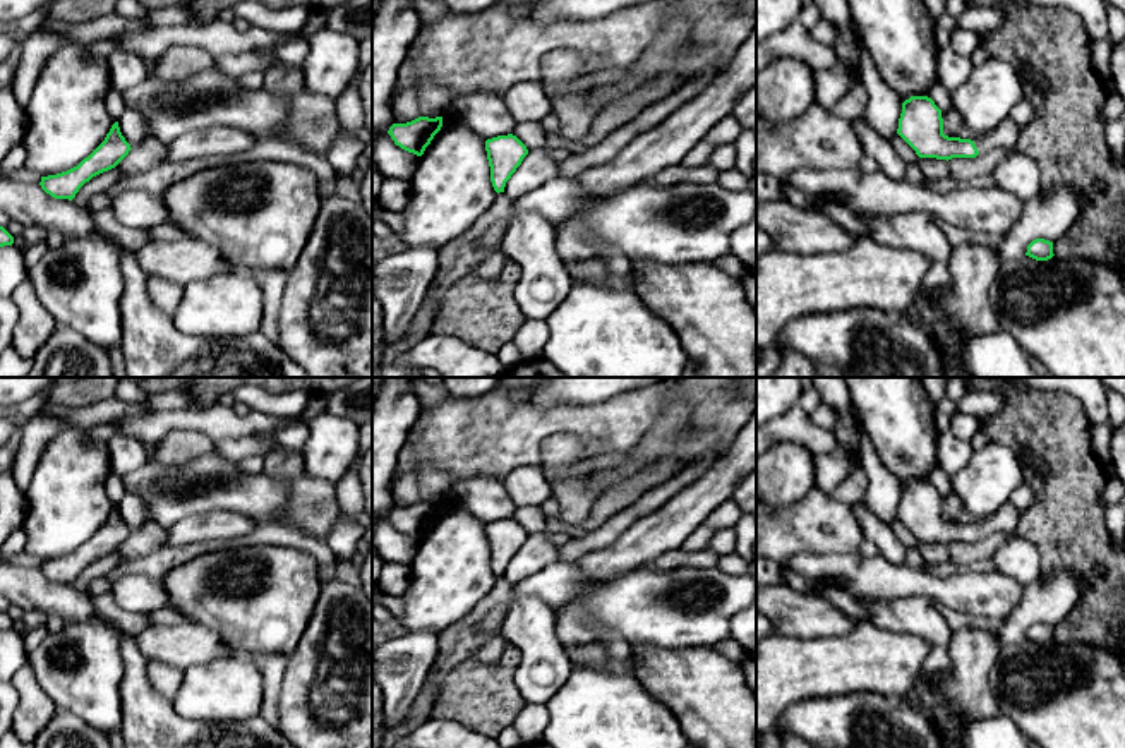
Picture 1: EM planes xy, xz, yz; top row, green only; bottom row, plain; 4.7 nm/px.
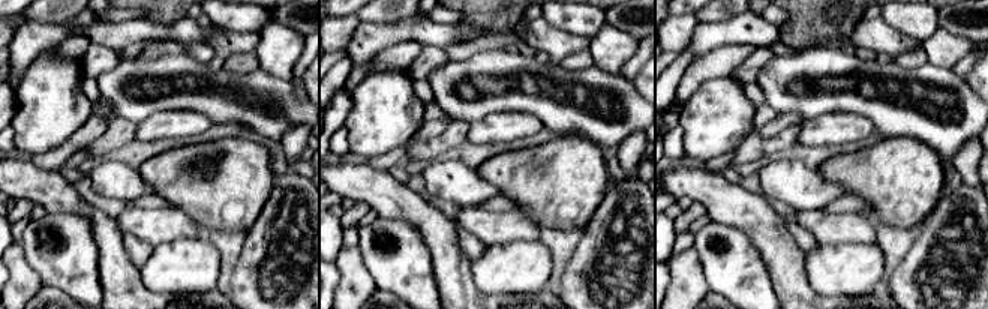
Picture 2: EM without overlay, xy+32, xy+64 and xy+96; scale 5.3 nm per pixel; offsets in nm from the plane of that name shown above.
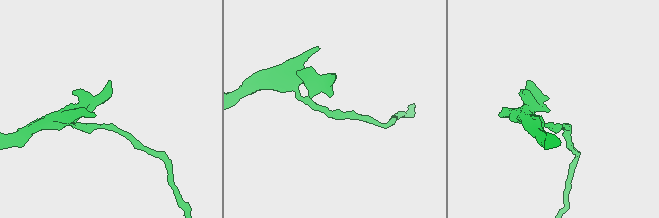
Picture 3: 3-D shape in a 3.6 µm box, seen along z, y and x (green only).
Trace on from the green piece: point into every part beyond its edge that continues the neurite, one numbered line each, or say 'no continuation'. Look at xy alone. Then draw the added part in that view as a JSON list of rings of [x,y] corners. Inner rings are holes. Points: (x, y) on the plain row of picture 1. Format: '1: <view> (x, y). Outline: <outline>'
no continuation

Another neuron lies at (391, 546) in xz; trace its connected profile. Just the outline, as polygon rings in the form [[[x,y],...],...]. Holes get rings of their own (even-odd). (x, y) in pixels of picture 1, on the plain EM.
[[[388,515],[379,516],[376,523],[374,546],[376,554],[384,563],[398,563],[408,566],[418,551],[418,540],[396,530]]]

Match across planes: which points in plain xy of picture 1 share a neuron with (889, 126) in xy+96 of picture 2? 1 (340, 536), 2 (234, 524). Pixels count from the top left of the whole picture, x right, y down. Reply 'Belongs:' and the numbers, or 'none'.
Belongs: none

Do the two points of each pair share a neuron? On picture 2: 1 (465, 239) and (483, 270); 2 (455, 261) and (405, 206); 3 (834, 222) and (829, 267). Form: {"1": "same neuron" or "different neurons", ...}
{"1": "different neurons", "2": "same neuron", "3": "different neurons"}

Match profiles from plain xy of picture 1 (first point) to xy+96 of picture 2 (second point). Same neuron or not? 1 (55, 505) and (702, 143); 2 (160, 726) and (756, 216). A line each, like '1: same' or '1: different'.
1: same
2: same

